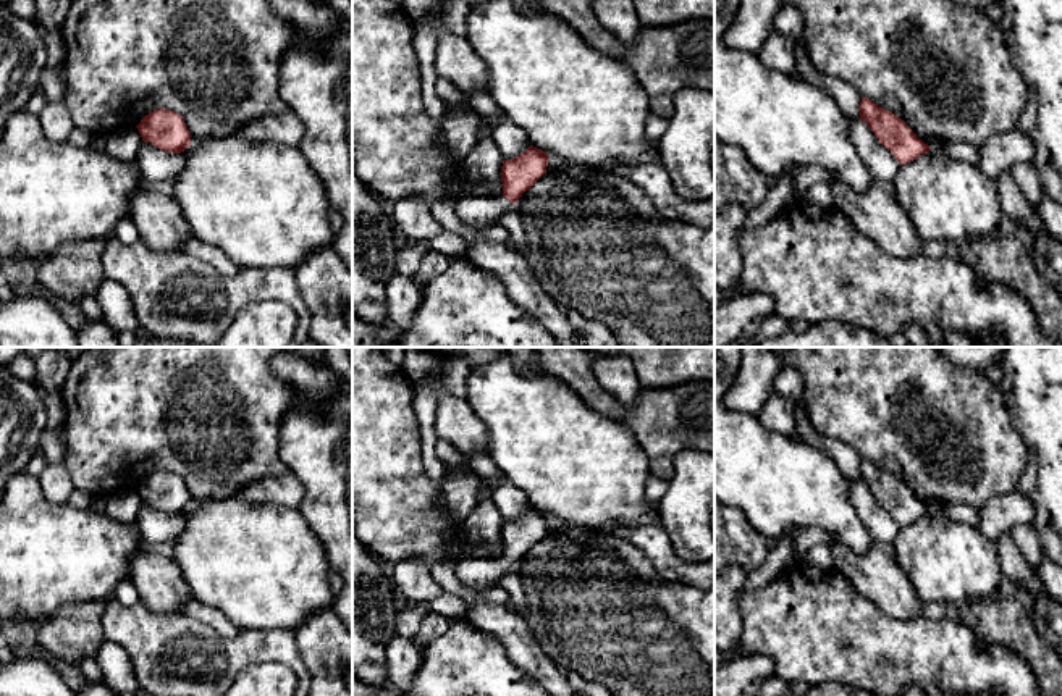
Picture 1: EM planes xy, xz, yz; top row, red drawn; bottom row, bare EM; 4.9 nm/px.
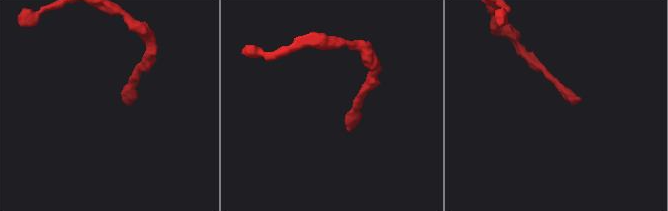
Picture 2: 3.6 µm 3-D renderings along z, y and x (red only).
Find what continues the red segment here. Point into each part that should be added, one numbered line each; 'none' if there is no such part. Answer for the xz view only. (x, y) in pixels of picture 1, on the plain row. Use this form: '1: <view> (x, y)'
1: xz (477, 574)

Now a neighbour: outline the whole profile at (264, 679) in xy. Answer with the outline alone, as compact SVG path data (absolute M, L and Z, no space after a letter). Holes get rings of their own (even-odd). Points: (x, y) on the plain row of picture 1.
M257 662L242 669L225 696L294 696L296 673L280 662Z

